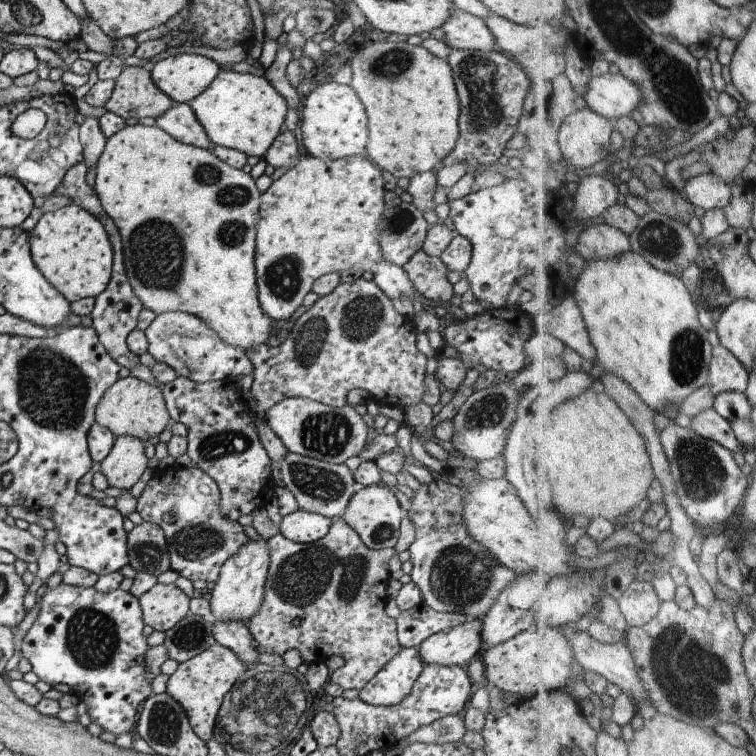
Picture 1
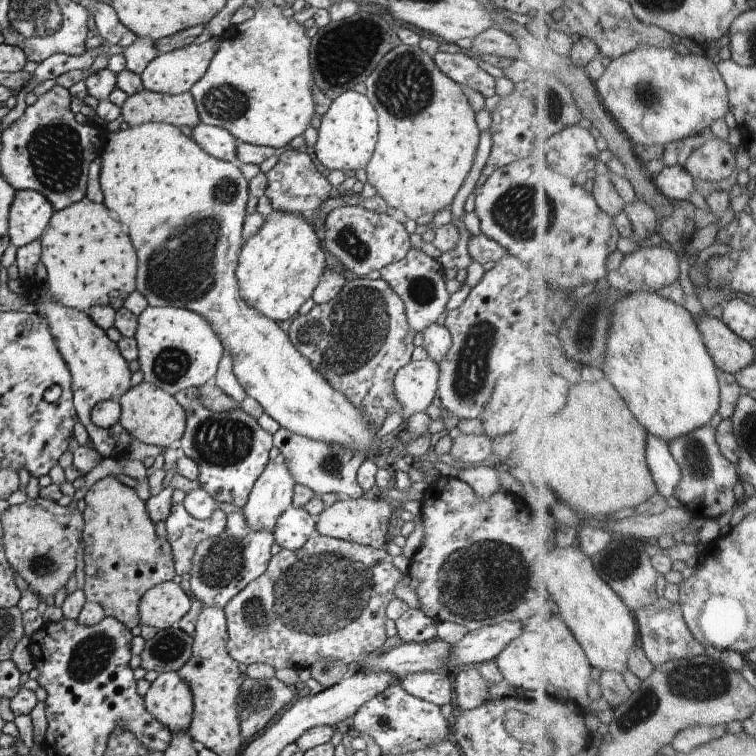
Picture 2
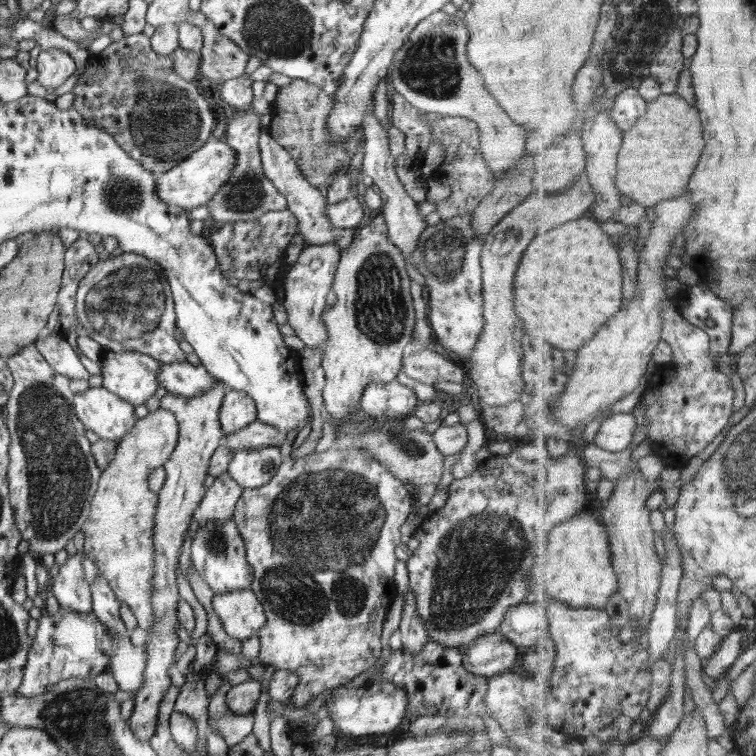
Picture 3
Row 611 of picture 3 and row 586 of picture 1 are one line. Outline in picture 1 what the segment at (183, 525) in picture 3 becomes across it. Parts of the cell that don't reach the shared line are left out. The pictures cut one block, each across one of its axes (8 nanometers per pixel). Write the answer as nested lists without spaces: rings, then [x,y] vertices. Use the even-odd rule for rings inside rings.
[[[156,583],[139,598],[145,625],[167,631],[189,611],[190,598],[174,583]]]

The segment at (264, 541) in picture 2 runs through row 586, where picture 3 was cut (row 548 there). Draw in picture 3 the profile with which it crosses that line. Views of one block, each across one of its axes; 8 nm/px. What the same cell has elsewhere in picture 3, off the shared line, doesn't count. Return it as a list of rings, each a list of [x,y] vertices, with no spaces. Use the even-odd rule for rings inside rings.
[[[233,518],[220,526],[213,522],[207,526],[199,526],[190,550],[195,569],[215,594],[251,588],[254,569],[246,560],[245,540],[240,536]]]

